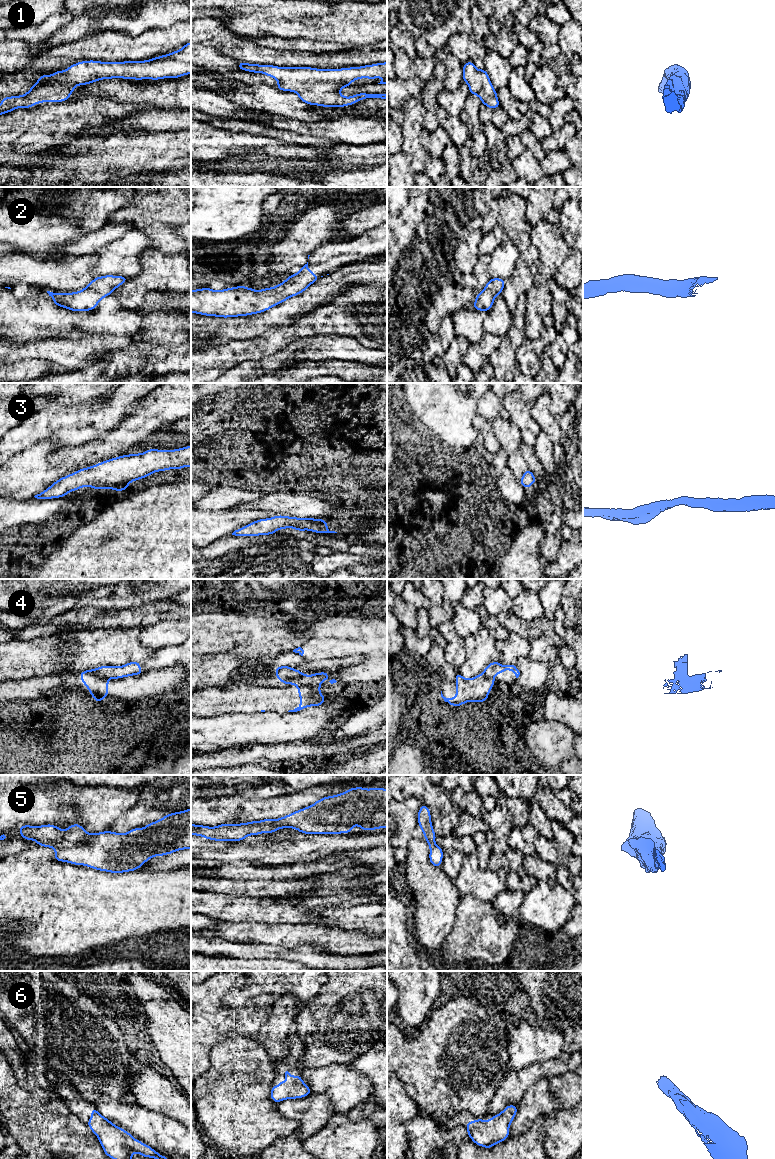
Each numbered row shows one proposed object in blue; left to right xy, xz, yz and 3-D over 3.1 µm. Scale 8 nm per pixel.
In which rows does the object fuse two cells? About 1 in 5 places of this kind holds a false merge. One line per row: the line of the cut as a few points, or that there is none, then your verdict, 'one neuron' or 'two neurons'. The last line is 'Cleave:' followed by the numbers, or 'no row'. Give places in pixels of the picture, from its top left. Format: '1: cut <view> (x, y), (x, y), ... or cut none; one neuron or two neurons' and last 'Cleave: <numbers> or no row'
1: cut none; one neuron
2: cut none; one neuron
3: cut none; one neuron
4: cut xy (88, 670), (108, 678); two neurons
5: cut none; one neuron
6: cut none; one neuron
Cleave: 4

